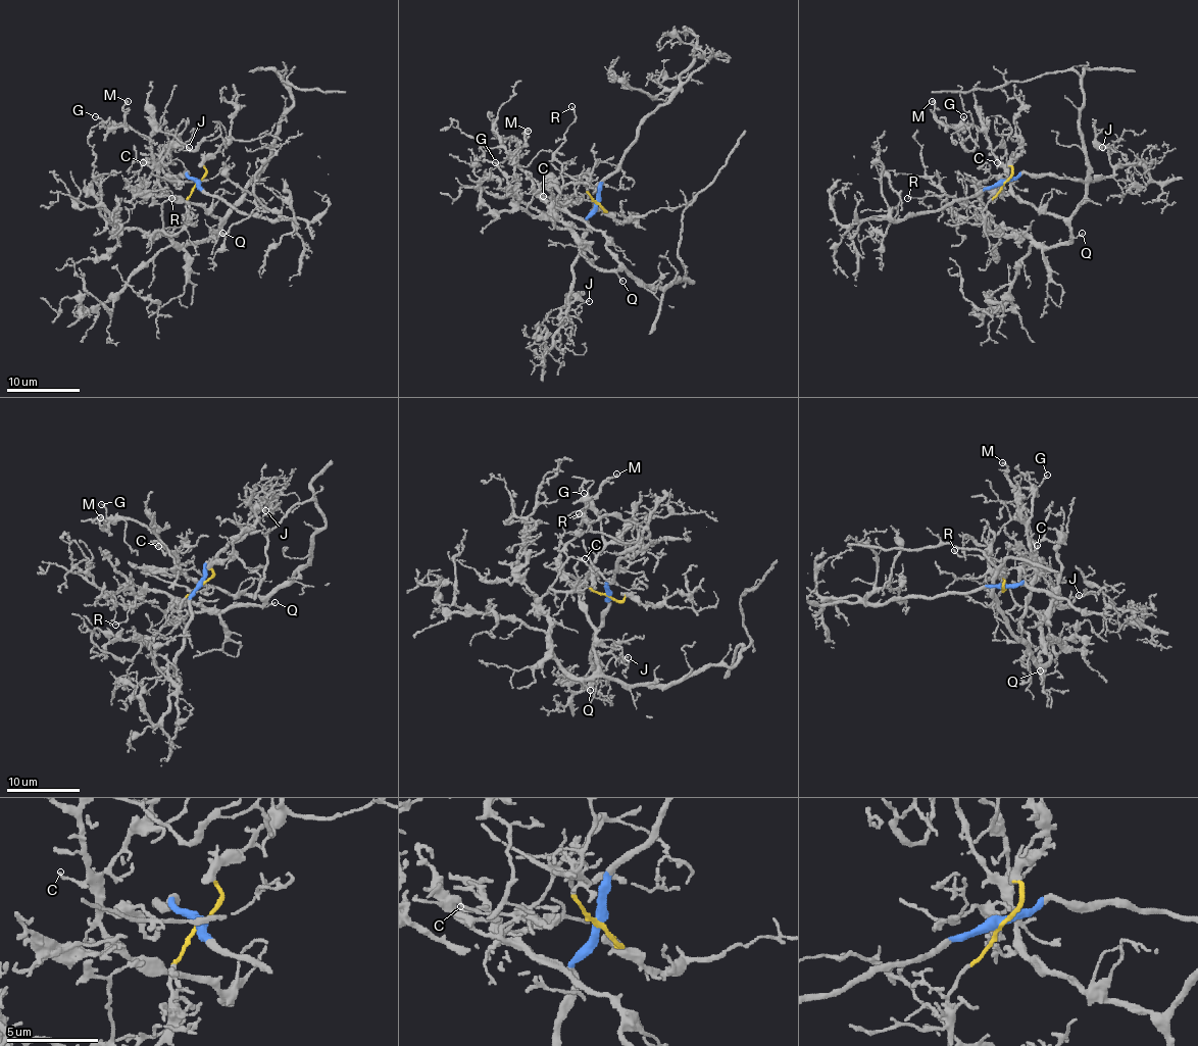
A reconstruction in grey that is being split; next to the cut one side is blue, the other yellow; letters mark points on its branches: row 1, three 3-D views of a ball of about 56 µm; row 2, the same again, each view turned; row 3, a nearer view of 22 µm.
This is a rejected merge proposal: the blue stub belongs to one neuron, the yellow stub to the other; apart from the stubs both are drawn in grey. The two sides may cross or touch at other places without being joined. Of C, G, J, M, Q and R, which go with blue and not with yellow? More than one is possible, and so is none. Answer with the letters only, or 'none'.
J

